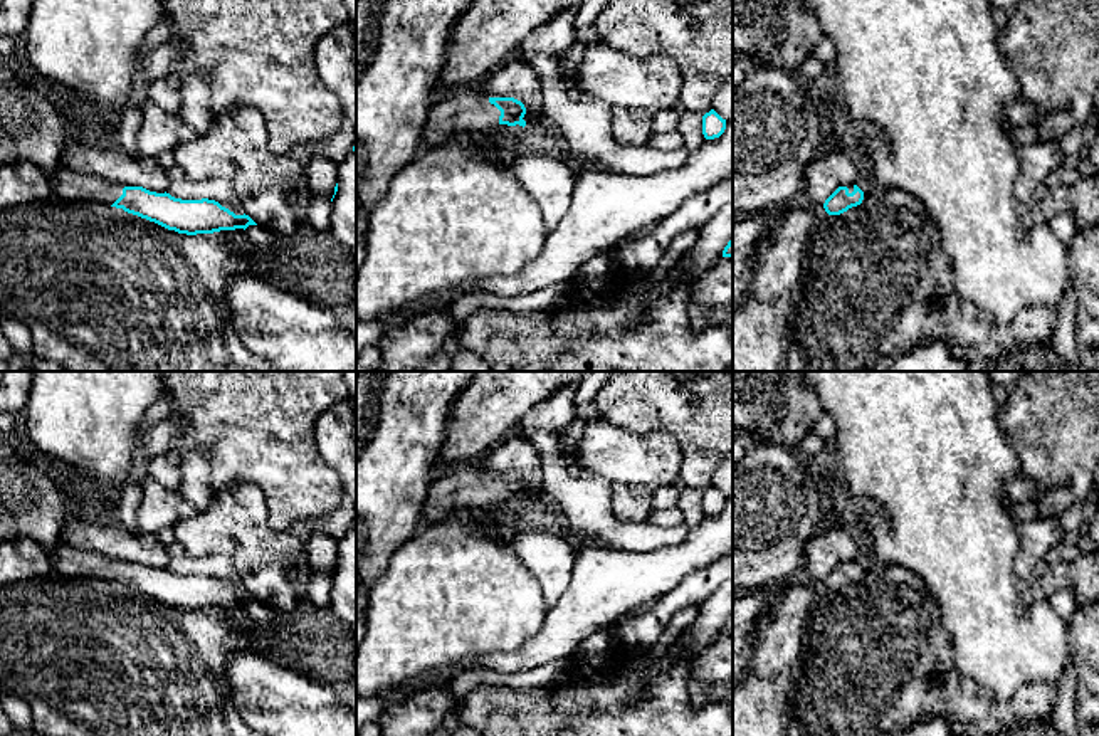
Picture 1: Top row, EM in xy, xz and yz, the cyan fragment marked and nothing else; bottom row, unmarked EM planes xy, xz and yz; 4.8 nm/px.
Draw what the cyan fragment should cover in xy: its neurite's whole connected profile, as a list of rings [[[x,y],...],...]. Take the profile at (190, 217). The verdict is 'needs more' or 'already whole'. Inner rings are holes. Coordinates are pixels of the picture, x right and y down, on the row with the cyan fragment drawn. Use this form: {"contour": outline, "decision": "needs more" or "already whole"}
{"contour": [[[60,166],[49,175],[52,195],[123,208],[178,234],[197,235],[257,225],[249,215],[235,215],[215,200],[181,200],[143,187],[123,187]]], "decision": "needs more"}

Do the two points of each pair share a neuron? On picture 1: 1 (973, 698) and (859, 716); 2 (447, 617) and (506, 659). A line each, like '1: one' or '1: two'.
1: one
2: two

